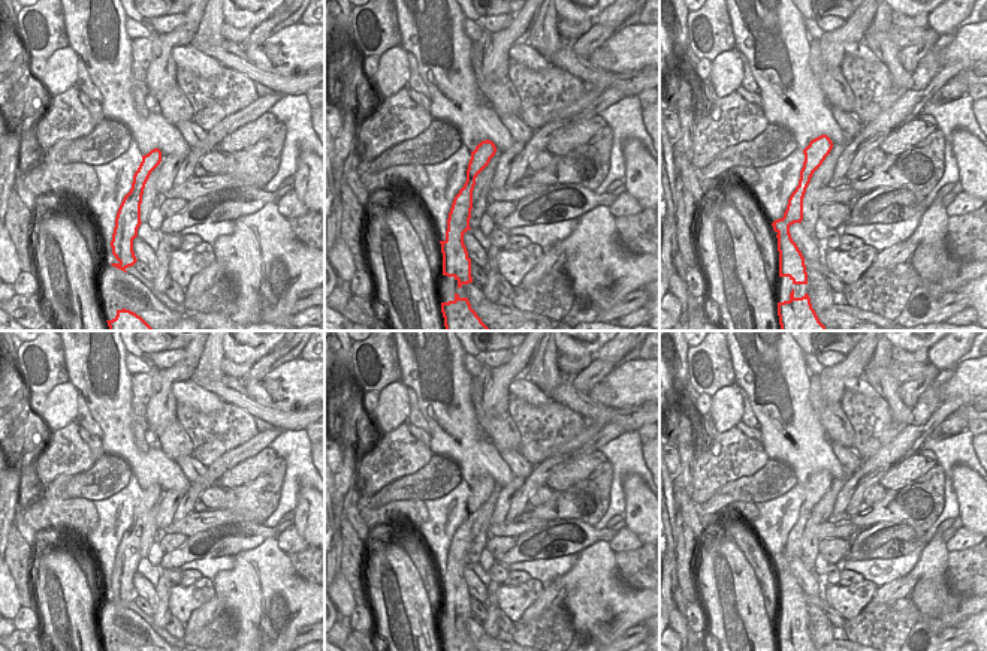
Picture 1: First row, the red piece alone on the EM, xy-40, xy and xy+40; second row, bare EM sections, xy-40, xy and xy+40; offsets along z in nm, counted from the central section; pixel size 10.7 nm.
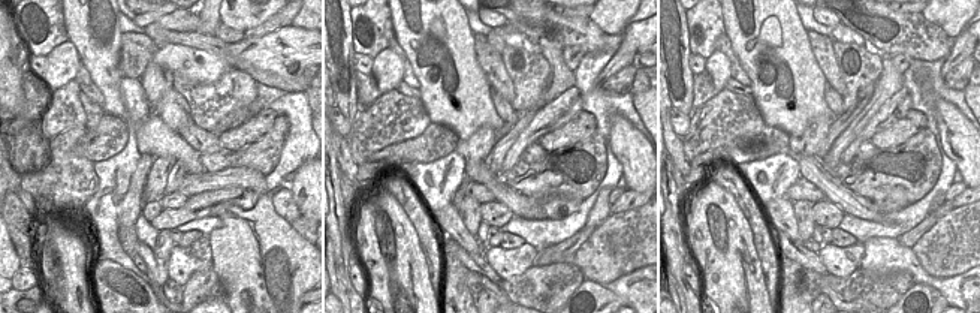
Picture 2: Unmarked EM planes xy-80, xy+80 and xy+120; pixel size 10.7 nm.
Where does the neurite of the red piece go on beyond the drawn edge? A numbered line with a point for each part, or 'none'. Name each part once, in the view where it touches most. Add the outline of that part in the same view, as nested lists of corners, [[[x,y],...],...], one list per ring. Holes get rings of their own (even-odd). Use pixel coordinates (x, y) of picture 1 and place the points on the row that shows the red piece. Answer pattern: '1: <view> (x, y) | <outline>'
none

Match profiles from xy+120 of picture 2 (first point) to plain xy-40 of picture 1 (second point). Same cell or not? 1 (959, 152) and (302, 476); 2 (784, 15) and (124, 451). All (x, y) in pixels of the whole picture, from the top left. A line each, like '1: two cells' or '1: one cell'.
1: two cells
2: one cell

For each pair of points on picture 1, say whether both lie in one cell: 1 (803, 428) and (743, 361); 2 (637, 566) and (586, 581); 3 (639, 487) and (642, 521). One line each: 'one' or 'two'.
1: one
2: two
3: one

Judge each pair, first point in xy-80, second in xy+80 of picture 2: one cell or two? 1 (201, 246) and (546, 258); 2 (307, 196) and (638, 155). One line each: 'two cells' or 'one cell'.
1: two cells
2: one cell

